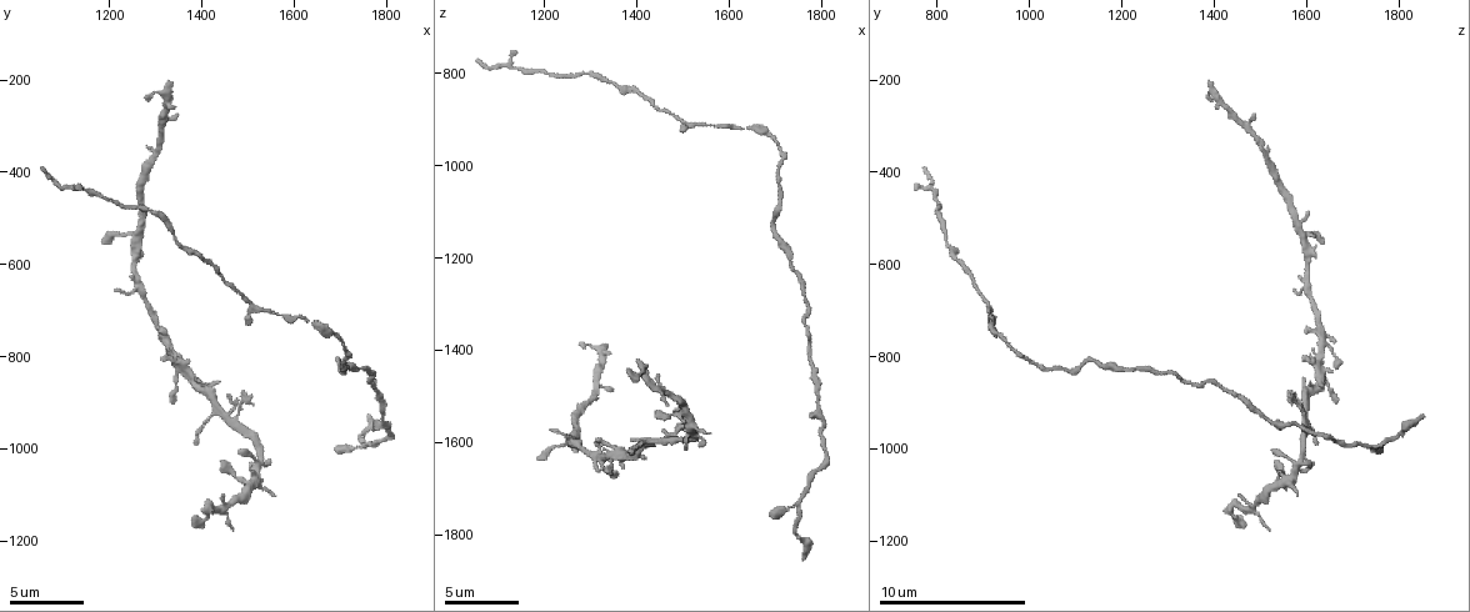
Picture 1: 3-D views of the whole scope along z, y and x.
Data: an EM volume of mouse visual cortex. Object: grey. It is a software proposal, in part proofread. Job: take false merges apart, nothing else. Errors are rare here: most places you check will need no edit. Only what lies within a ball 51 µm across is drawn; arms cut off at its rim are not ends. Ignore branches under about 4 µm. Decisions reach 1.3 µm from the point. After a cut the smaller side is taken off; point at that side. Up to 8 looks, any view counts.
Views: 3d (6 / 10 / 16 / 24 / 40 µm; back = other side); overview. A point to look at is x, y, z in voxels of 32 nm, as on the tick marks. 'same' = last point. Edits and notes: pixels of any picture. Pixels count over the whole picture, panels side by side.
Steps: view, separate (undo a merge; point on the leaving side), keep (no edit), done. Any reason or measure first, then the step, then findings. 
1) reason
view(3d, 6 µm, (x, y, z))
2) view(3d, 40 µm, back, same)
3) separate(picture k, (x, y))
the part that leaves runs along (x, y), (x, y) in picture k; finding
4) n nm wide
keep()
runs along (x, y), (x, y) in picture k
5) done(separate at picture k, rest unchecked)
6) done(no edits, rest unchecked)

sudden change in width
view(3d, 16 µm, (1285, 385, 1515))

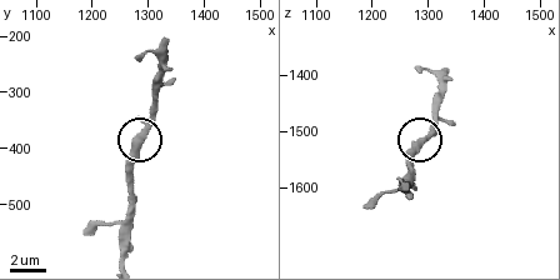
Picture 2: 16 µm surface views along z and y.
view(3d, 16 µm, back, (1285, 380, 1520))

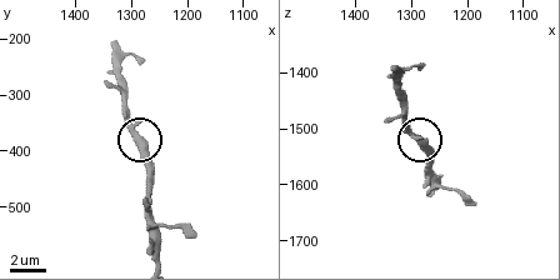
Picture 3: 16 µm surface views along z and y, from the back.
keep()
one neuron here

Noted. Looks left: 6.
abrupt turn
view(3d, 10 µm, (1425, 1125, 1440))

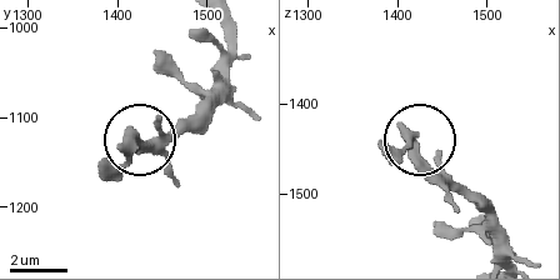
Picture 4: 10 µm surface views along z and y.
400 nm wide
keep()
all the same neuron

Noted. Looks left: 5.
calibre changes
view(3d, 16 µm, (1705, 815, 1155))

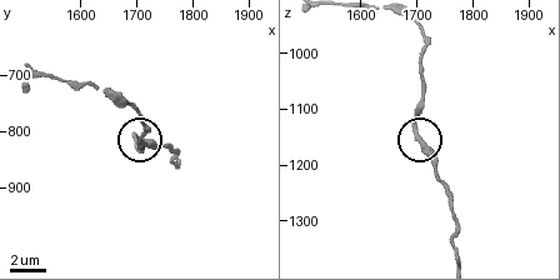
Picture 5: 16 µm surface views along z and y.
280 nm wide
keep()
runs along (458, 258), (451, 195), (415, 128), (420, 84) in picture 5; one neuron here

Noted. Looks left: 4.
a narrow waist
view(3d, 16 µm, (1560, 710, 910))

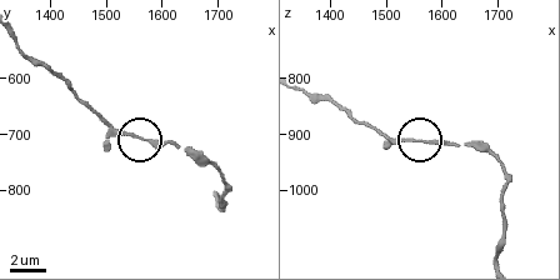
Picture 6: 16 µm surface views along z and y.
keep()
continuous, no second neuron

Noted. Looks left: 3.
done(no edits, rest unchecked)

